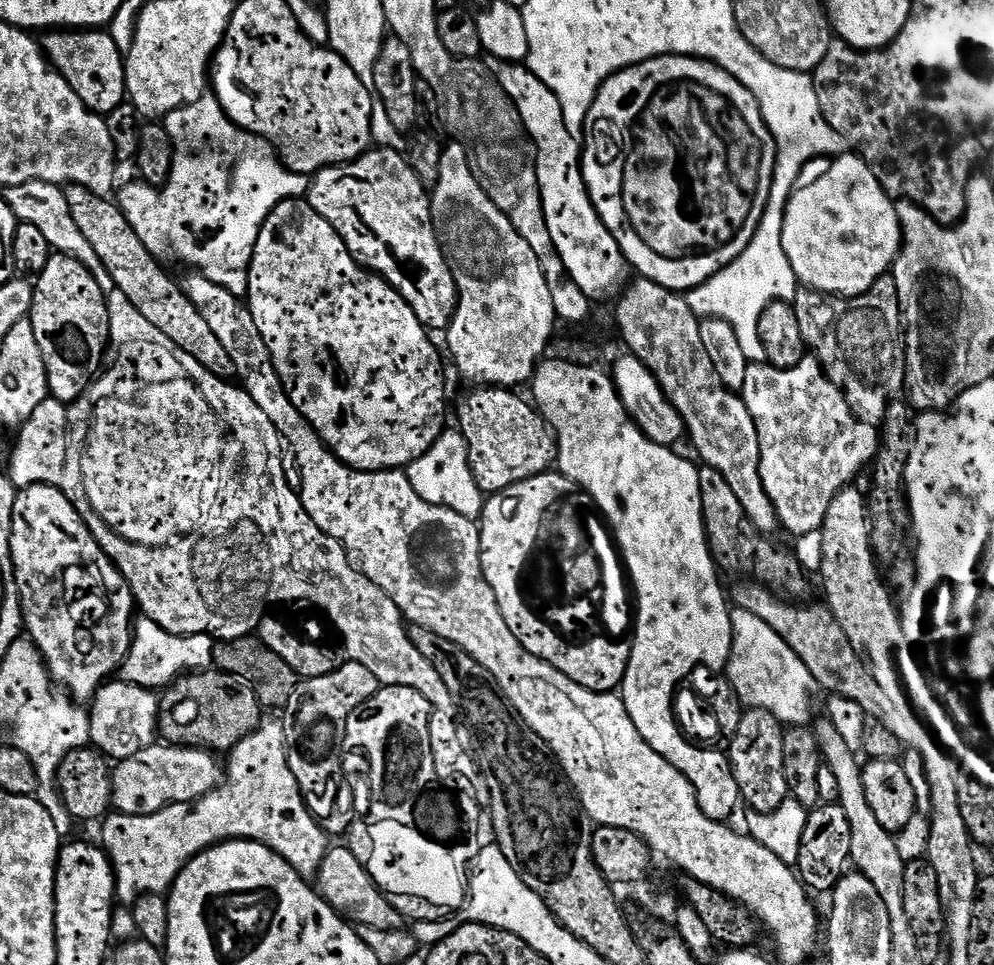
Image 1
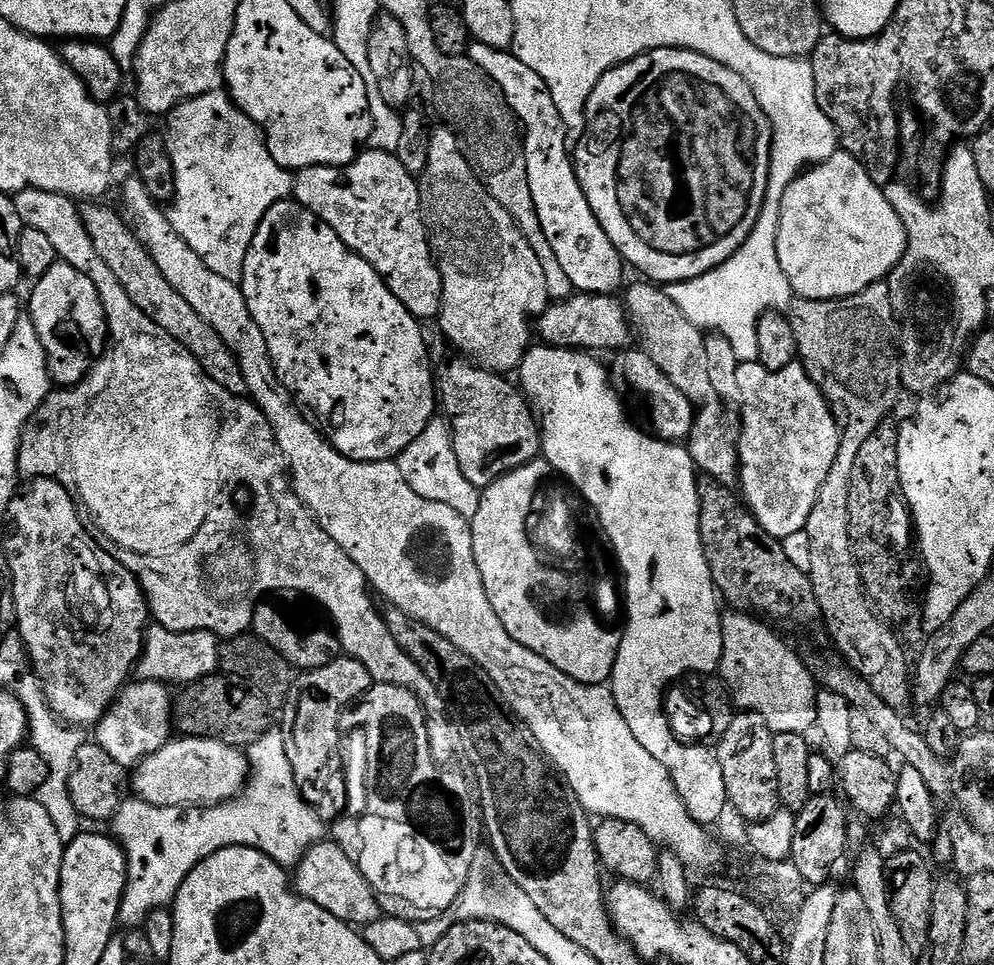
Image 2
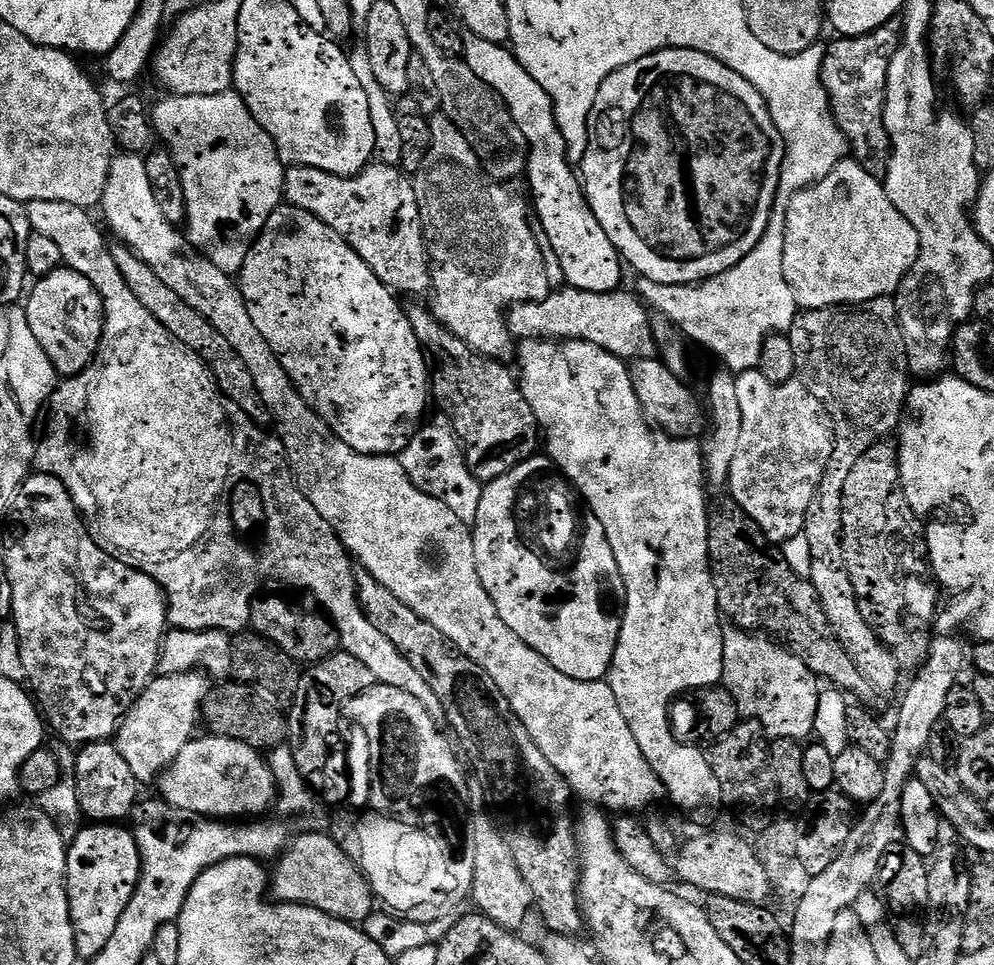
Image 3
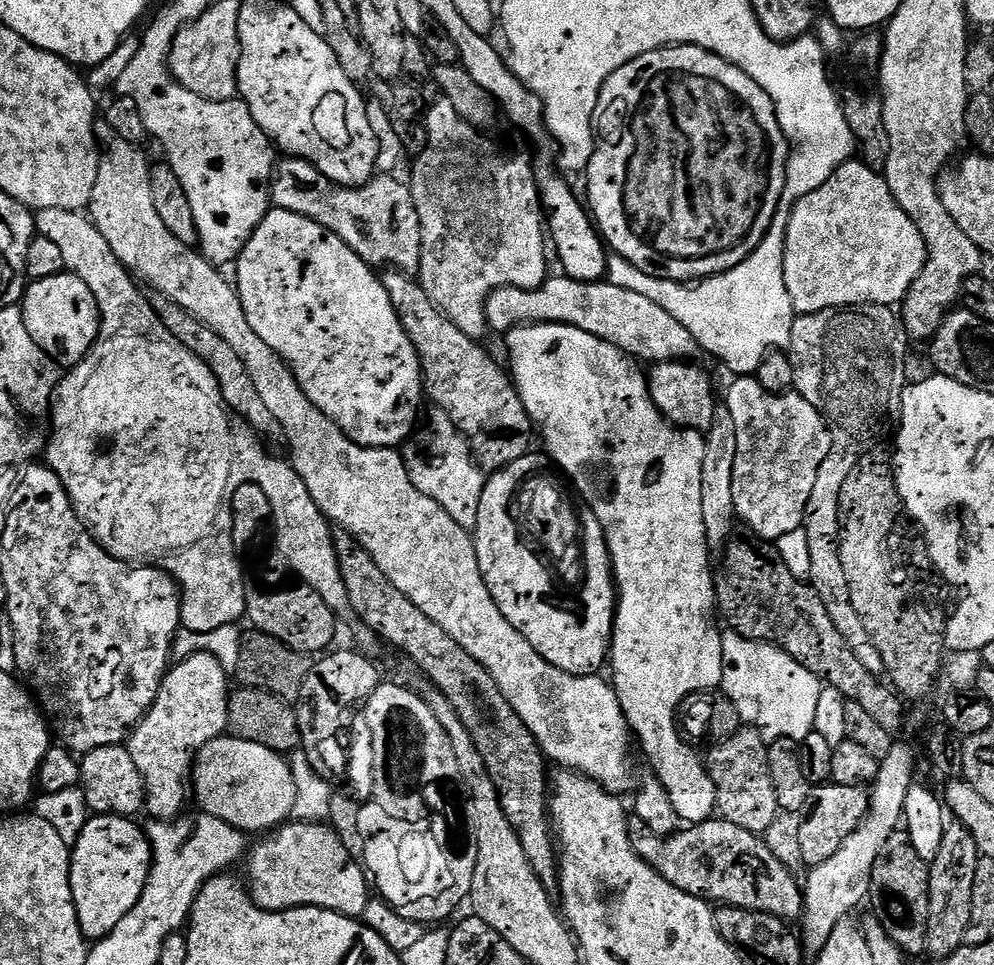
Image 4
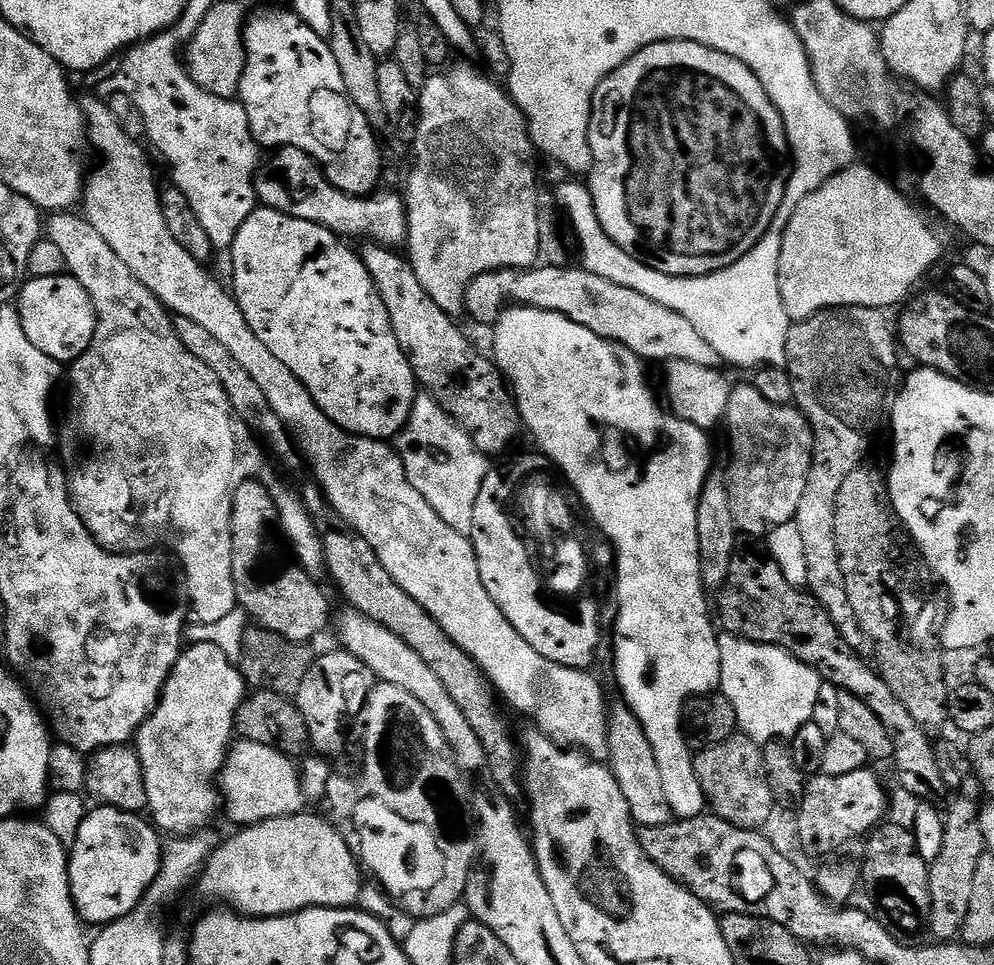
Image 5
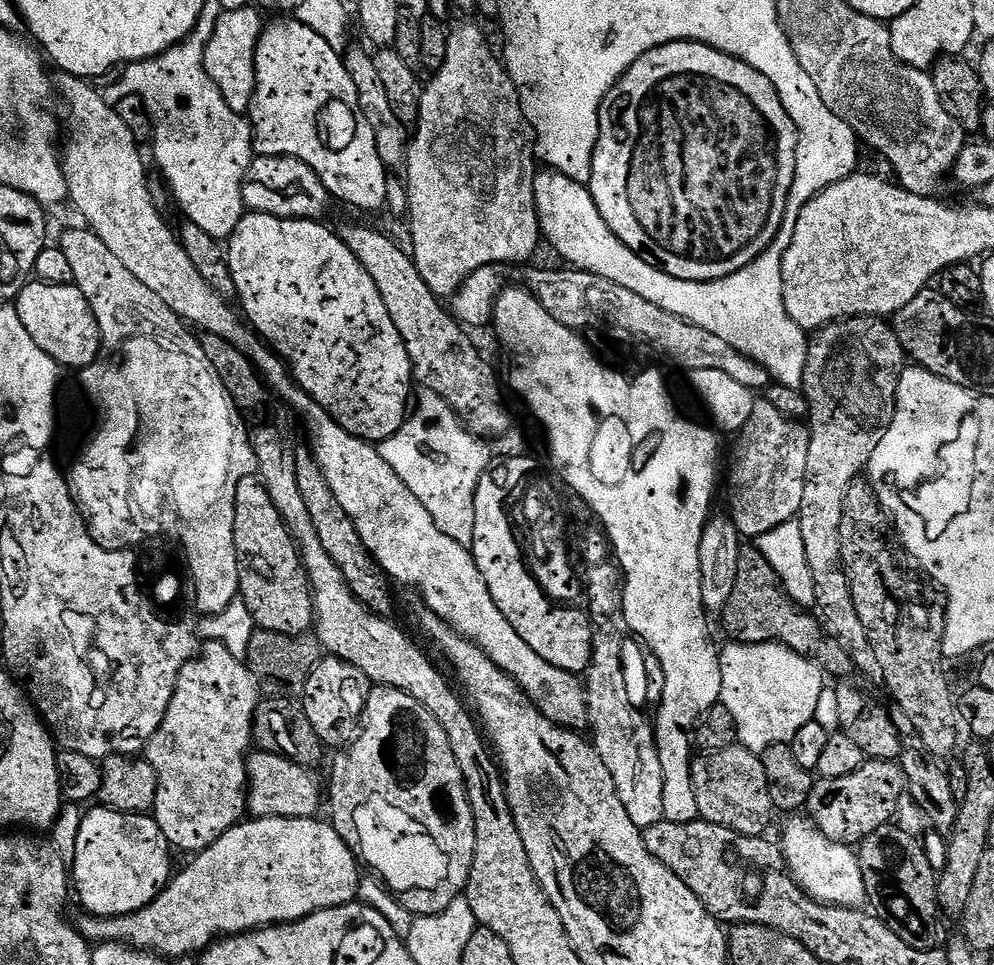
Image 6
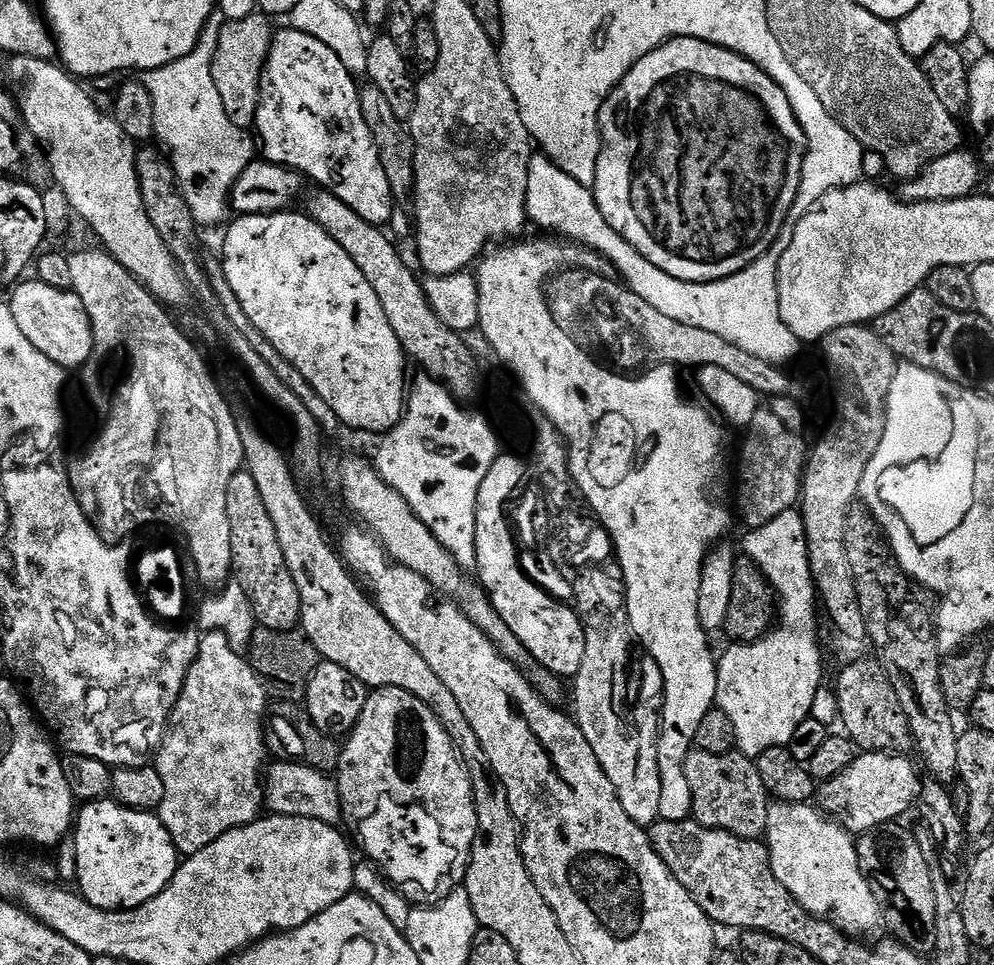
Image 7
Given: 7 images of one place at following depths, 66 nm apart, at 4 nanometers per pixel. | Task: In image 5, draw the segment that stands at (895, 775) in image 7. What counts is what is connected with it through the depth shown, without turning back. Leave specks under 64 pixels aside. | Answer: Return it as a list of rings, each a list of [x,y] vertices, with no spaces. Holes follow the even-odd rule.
[[[866,767],[842,778],[819,774],[805,783],[804,797],[795,815],[796,832],[806,851],[828,856],[846,847],[851,840],[867,837],[881,827],[883,816],[888,812],[888,796],[884,793],[883,782],[872,771],[871,767]]]

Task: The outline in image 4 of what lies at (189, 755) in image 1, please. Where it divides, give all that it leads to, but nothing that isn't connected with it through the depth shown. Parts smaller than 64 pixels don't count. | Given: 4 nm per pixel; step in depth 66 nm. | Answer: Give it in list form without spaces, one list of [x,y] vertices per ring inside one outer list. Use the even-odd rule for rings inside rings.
[[[231,734],[211,740],[208,745],[197,752],[190,777],[190,792],[194,800],[196,796],[196,804],[200,807],[197,809],[203,815],[218,818],[245,834],[271,833],[291,817],[288,816],[291,812],[297,811],[296,787],[288,760],[279,752],[270,750],[266,746],[258,746],[258,742],[246,742]]]

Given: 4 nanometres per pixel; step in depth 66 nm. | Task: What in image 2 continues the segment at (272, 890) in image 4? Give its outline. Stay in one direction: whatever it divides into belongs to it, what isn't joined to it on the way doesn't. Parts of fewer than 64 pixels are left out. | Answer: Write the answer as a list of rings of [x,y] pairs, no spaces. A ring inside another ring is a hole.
[[[331,842],[316,844],[302,857],[294,869],[294,891],[297,896],[322,906],[322,910],[334,914],[334,918],[345,924],[372,926],[382,916],[381,901],[373,890],[372,883],[362,875],[358,866],[354,866],[354,862],[350,862],[350,858],[346,858],[343,850]]]

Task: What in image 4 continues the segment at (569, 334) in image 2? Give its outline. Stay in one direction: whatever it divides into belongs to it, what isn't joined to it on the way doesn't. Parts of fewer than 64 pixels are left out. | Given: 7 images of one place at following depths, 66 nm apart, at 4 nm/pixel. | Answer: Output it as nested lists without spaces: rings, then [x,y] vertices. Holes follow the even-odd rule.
[[[552,274],[545,279],[542,286],[537,288],[515,288],[514,286],[499,288],[486,298],[484,313],[488,327],[493,333],[496,331],[507,334],[513,328],[519,328],[521,324],[565,324],[574,326],[578,330],[586,330],[586,334],[594,334],[594,338],[602,338],[610,342],[610,346],[614,346],[625,356],[635,358],[637,361],[684,362],[698,352],[694,334],[690,334],[690,330],[686,330],[686,326],[682,326],[678,318],[670,318],[670,314],[666,314],[666,310],[662,310],[658,302],[650,302],[650,298],[646,298],[643,294],[634,294],[631,290],[622,290],[622,286],[614,286],[599,280],[575,280],[563,274],[557,274],[557,276]]]

